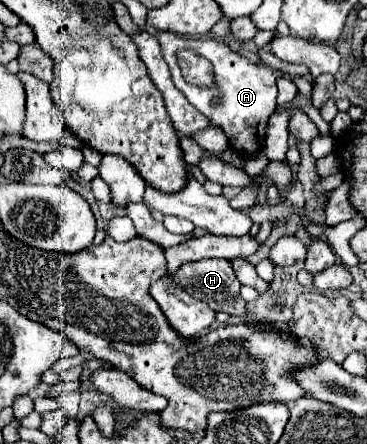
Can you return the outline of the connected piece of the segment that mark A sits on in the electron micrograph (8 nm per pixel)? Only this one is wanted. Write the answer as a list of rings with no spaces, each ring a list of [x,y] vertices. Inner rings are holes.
[[[160,30],[156,34],[156,38],[162,48],[162,56],[168,64],[168,70],[172,74],[174,86],[188,98],[190,104],[194,104],[196,110],[200,110],[202,114],[212,118],[214,124],[222,126],[222,130],[228,136],[230,146],[234,150],[238,150],[244,156],[256,154],[264,146],[266,124],[268,124],[268,118],[276,110],[278,88],[276,88],[274,72],[268,66],[260,66],[260,64],[250,62],[248,58],[234,52],[226,42],[216,40],[216,38],[190,38],[190,36],[182,36],[178,32],[170,32],[170,30]],[[182,48],[190,48],[190,50],[198,52],[200,56],[206,56],[212,62],[214,74],[216,74],[216,84],[218,84],[216,90],[196,88],[196,86],[190,86],[184,82],[184,78],[180,74],[178,60],[176,60],[176,52]],[[216,100],[218,100],[218,104],[214,106]]]

